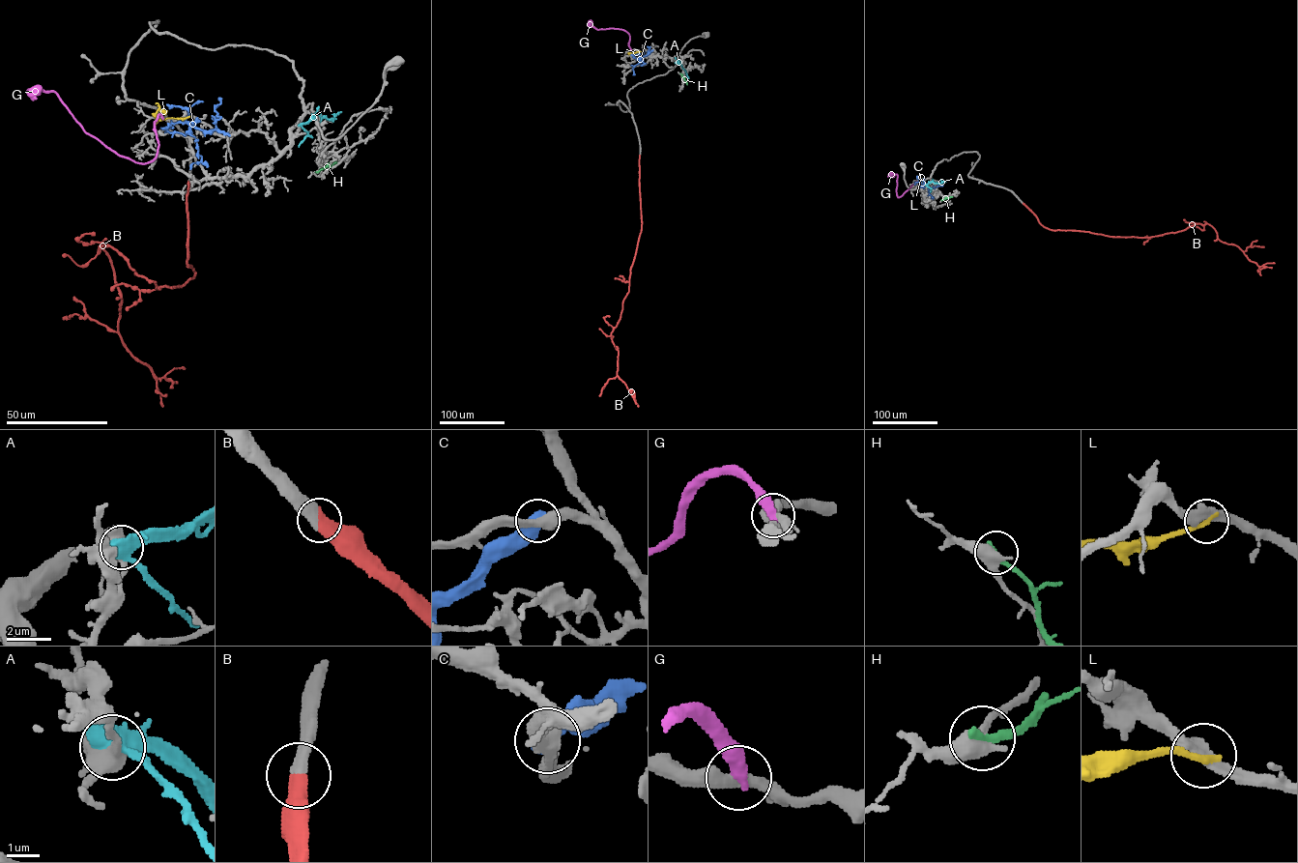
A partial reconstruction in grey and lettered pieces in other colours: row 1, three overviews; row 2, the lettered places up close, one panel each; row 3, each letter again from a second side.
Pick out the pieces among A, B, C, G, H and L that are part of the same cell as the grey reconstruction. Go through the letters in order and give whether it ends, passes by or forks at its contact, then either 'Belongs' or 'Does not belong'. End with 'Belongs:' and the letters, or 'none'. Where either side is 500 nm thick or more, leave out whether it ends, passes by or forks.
A: Does not belong
B: Belongs
C: Does not belong
G: It ends there. Does not belong
H: It ends there. Does not belong
L: It ends there. Does not belong
Belongs: B

